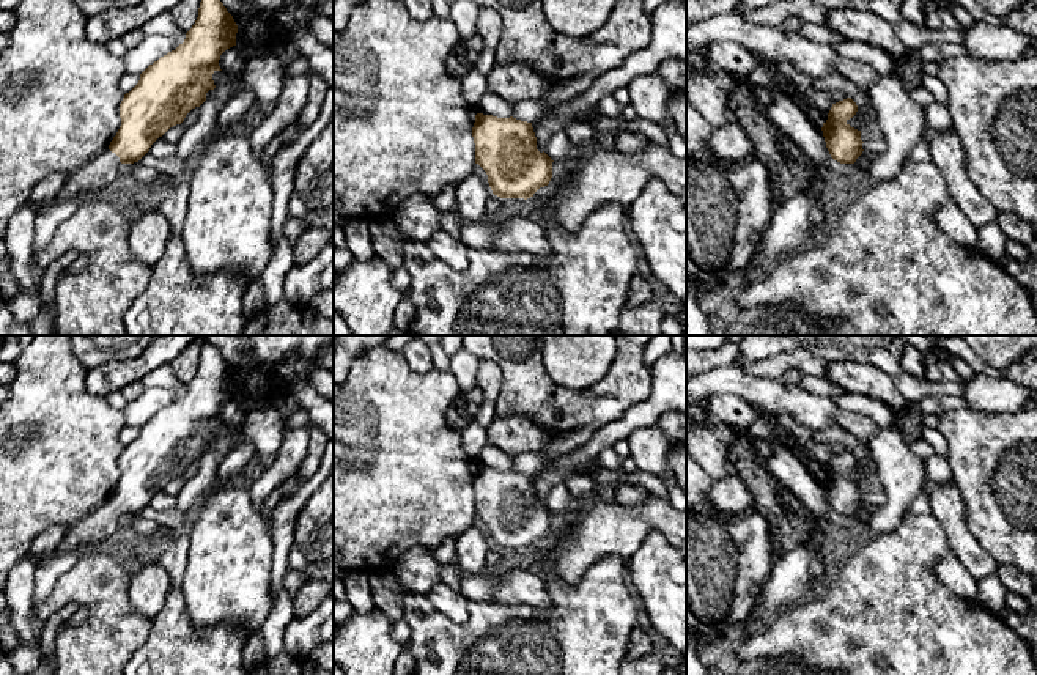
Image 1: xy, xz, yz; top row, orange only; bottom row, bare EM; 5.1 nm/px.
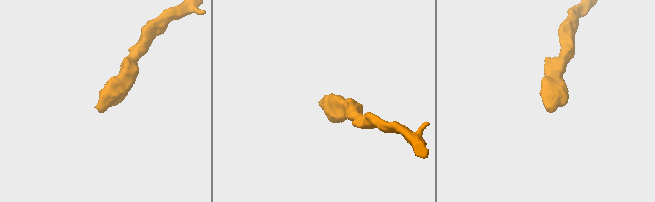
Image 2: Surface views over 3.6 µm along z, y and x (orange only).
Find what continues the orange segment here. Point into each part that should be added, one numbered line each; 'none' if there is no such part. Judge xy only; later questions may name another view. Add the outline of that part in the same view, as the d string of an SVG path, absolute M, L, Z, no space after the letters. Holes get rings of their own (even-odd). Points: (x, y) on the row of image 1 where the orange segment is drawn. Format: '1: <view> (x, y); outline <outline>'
1: xy (101, 170); outline M109 148L104 149L82 168L68 176L55 203L71 198L83 198L110 186L116 179L120 165L120 157Z

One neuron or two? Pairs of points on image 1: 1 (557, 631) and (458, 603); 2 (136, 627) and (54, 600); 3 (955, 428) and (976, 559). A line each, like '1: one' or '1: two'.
1: two
2: one
3: two

